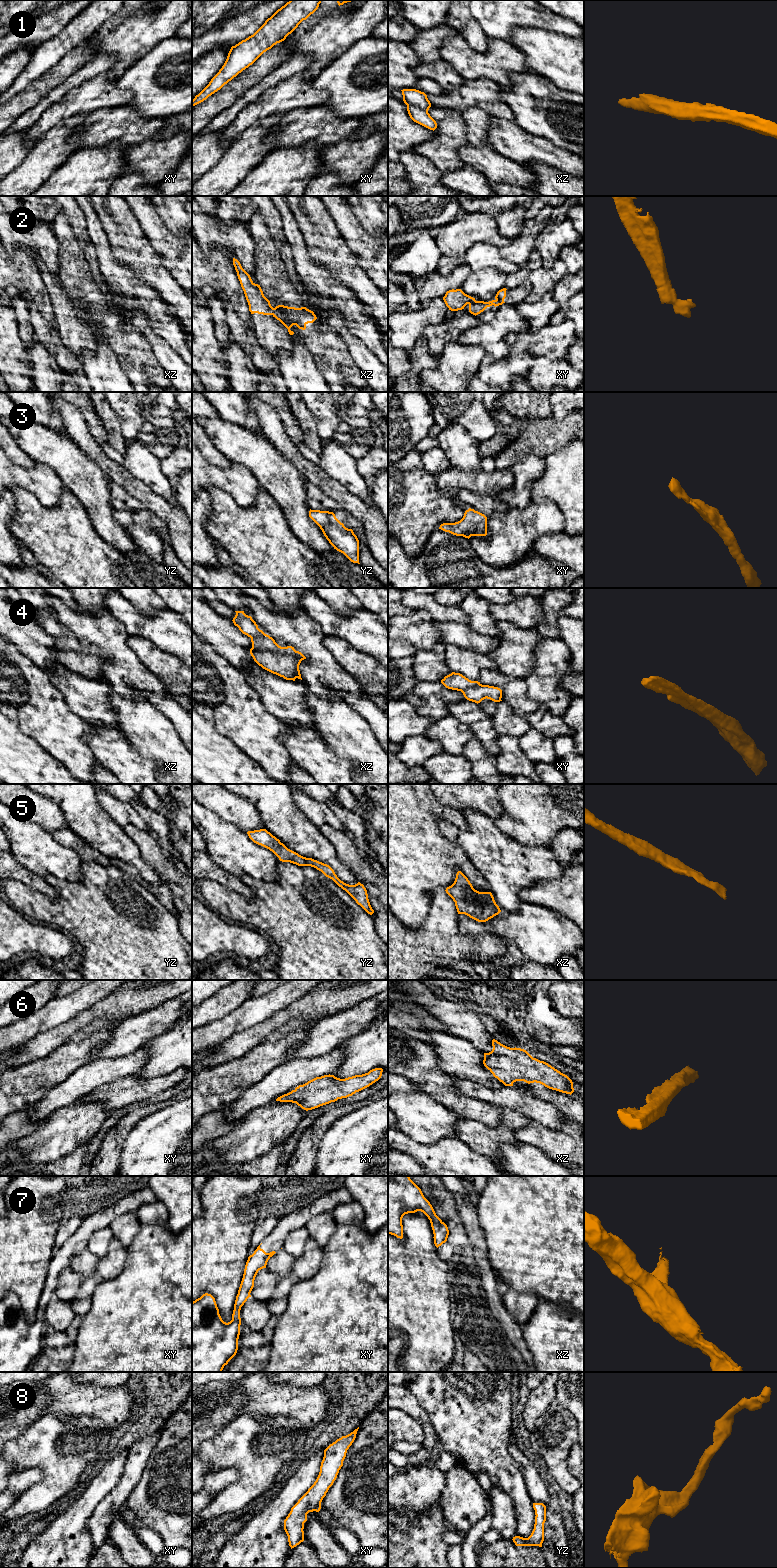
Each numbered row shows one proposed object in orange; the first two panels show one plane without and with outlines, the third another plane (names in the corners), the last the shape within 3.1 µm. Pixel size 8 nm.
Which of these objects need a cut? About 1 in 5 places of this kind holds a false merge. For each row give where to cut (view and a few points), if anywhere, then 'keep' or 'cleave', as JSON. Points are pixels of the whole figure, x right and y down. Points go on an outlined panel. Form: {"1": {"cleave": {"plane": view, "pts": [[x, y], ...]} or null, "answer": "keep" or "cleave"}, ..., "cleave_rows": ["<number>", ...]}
{"1": {"cleave": null, "answer": "keep"}, "2": {"cleave": {"plane": "xz", "pts": [[274, 308], [271, 314]]}, "answer": "cleave"}, "3": {"cleave": null, "answer": "keep"}, "4": {"cleave": null, "answer": "keep"}, "5": {"cleave": null, "answer": "keep"}, "6": {"cleave": null, "answer": "keep"}, "7": {"cleave": null, "answer": "keep"}, "8": {"cleave": null, "answer": "keep"}, "cleave_rows": ["2"]}

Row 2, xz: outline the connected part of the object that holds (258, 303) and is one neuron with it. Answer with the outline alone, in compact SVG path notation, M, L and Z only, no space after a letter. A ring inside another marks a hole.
M233 258L233 265L244 291L251 314L272 315L274 308L271 306L270 301L264 296L260 285L252 281L250 275L242 268L240 262L235 258Z

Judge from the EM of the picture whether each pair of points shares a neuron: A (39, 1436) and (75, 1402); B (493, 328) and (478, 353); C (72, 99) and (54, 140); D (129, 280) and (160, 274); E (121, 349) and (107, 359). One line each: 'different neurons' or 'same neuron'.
A: different neurons
B: different neurons
C: different neurons
D: different neurons
E: different neurons

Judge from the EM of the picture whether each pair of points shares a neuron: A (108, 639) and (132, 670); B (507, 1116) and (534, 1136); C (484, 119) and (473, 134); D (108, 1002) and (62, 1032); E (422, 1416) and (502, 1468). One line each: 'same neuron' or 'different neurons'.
A: same neuron
B: different neurons
C: same neuron
D: same neuron
E: different neurons

